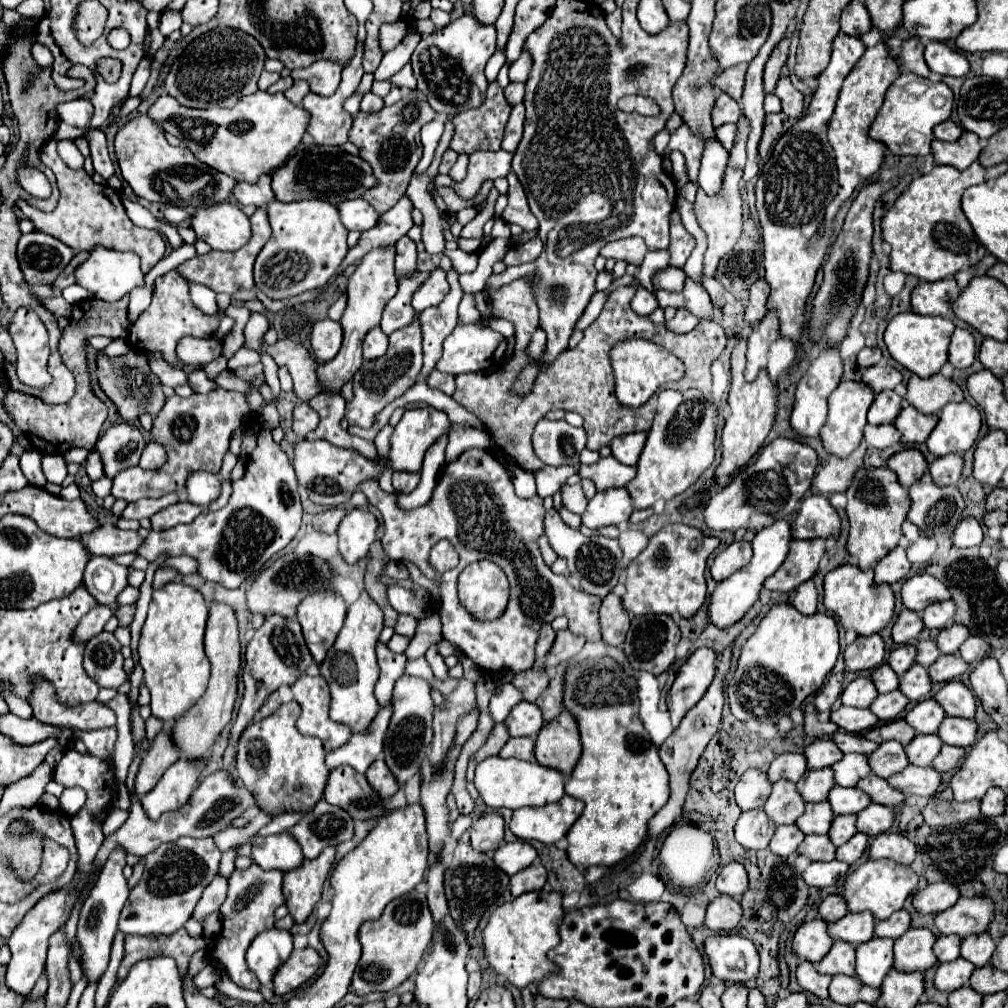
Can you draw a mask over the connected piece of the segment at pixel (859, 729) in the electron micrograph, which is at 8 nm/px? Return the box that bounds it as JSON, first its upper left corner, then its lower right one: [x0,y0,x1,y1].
[832,707,878,733]

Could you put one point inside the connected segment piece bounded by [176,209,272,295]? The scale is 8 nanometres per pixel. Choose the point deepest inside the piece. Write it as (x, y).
(223, 271)

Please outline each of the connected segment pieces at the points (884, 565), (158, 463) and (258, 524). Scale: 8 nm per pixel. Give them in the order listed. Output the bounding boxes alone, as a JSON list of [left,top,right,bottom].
[[874,547,910,585],[140,441,166,469],[138,429,302,589]]

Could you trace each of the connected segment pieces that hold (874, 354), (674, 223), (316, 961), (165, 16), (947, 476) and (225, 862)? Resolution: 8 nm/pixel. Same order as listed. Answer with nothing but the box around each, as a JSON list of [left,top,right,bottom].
[[858,347,882,367],[670,211,694,267],[272,947,320,995],[160,11,182,37],[930,455,964,487],[220,849,236,875]]

